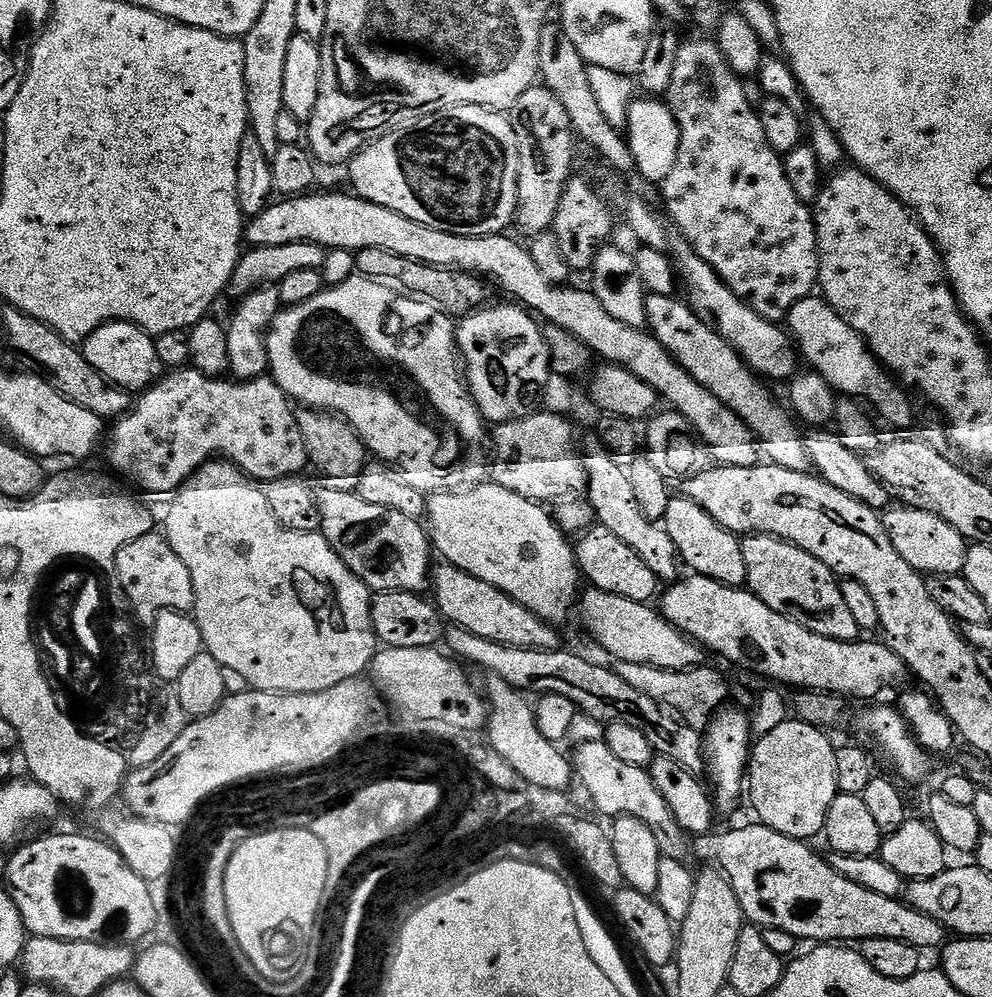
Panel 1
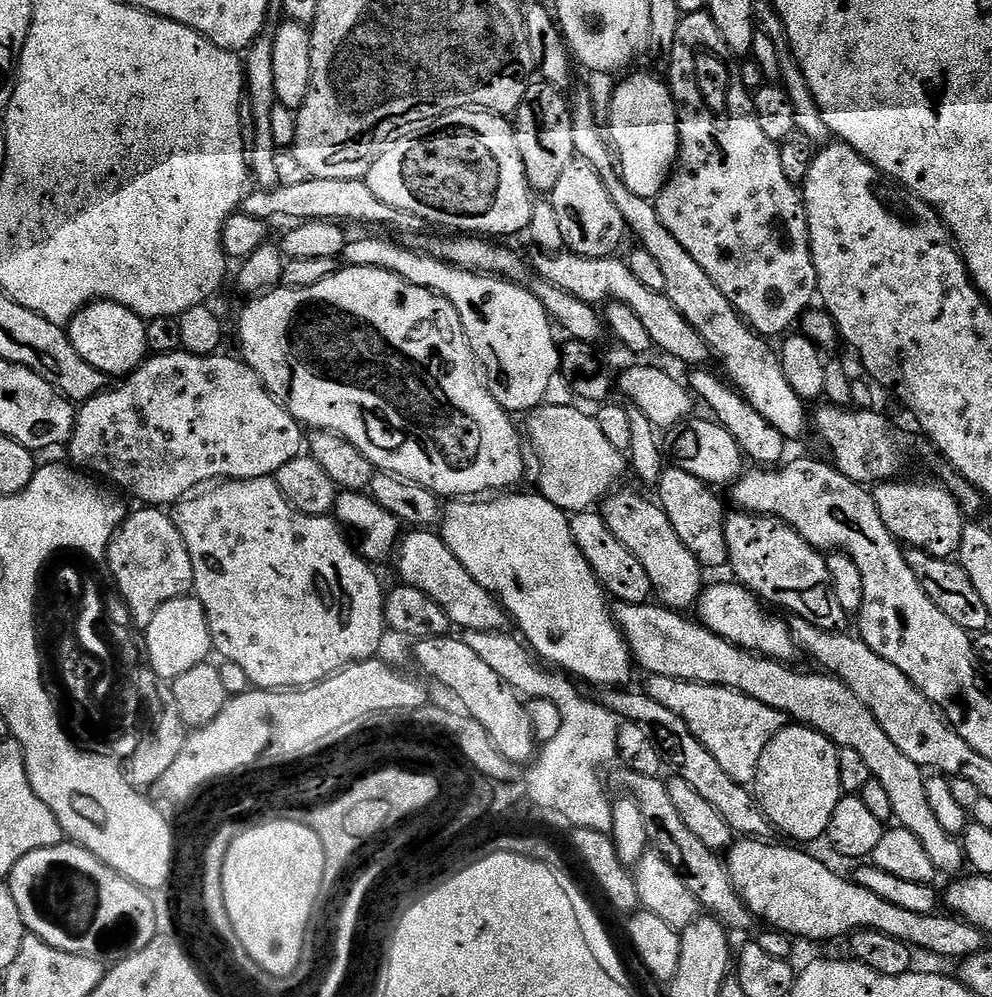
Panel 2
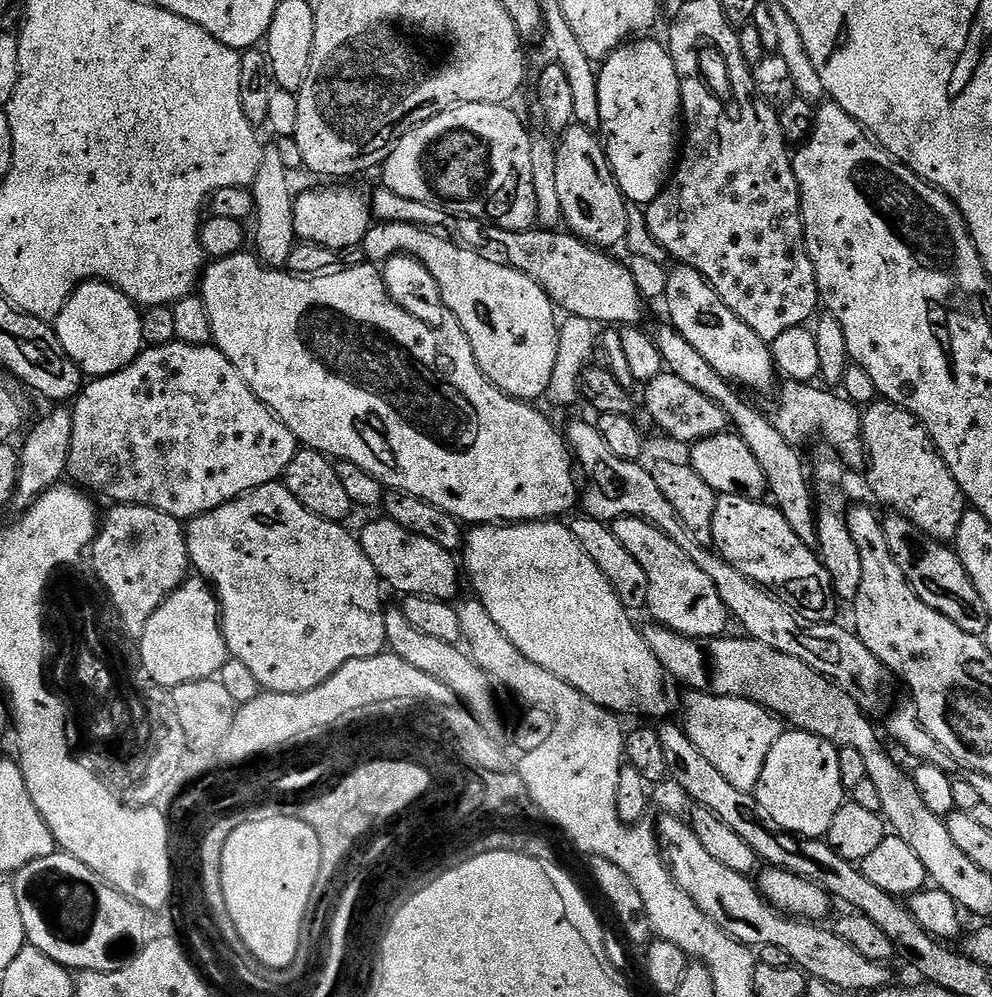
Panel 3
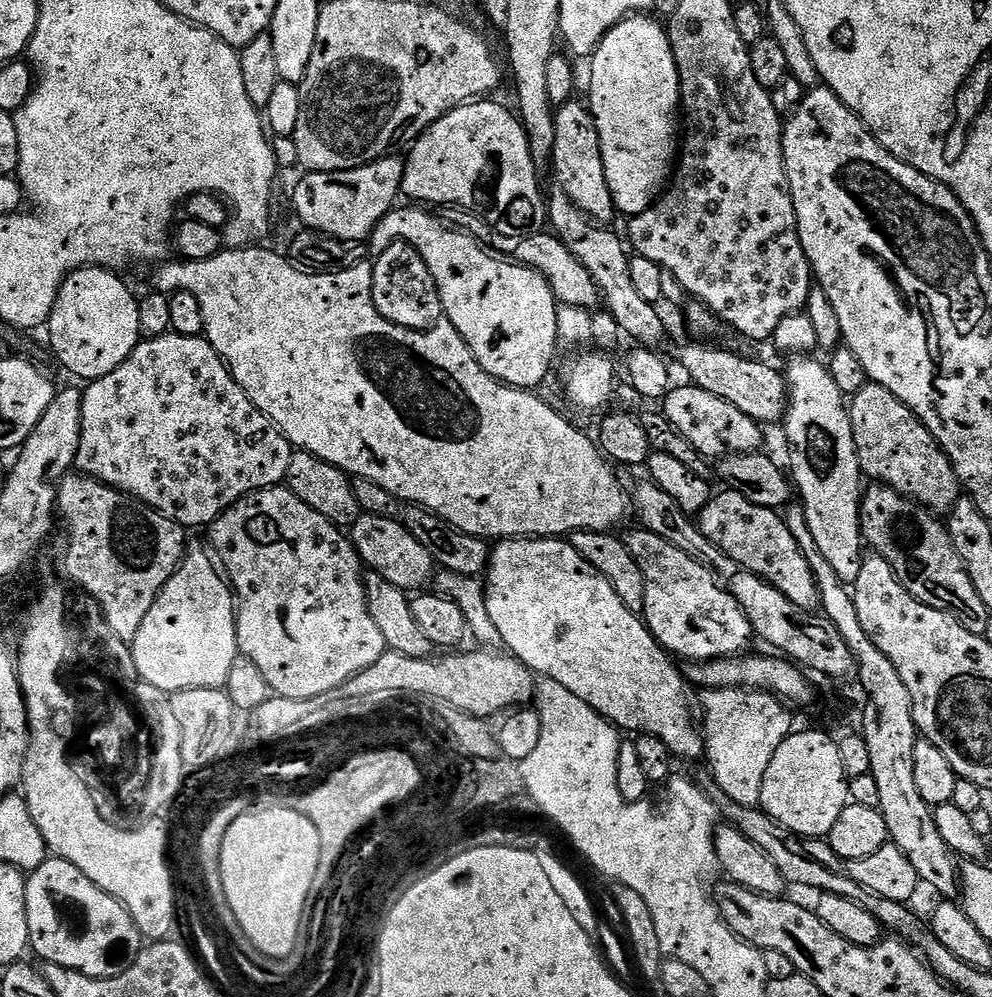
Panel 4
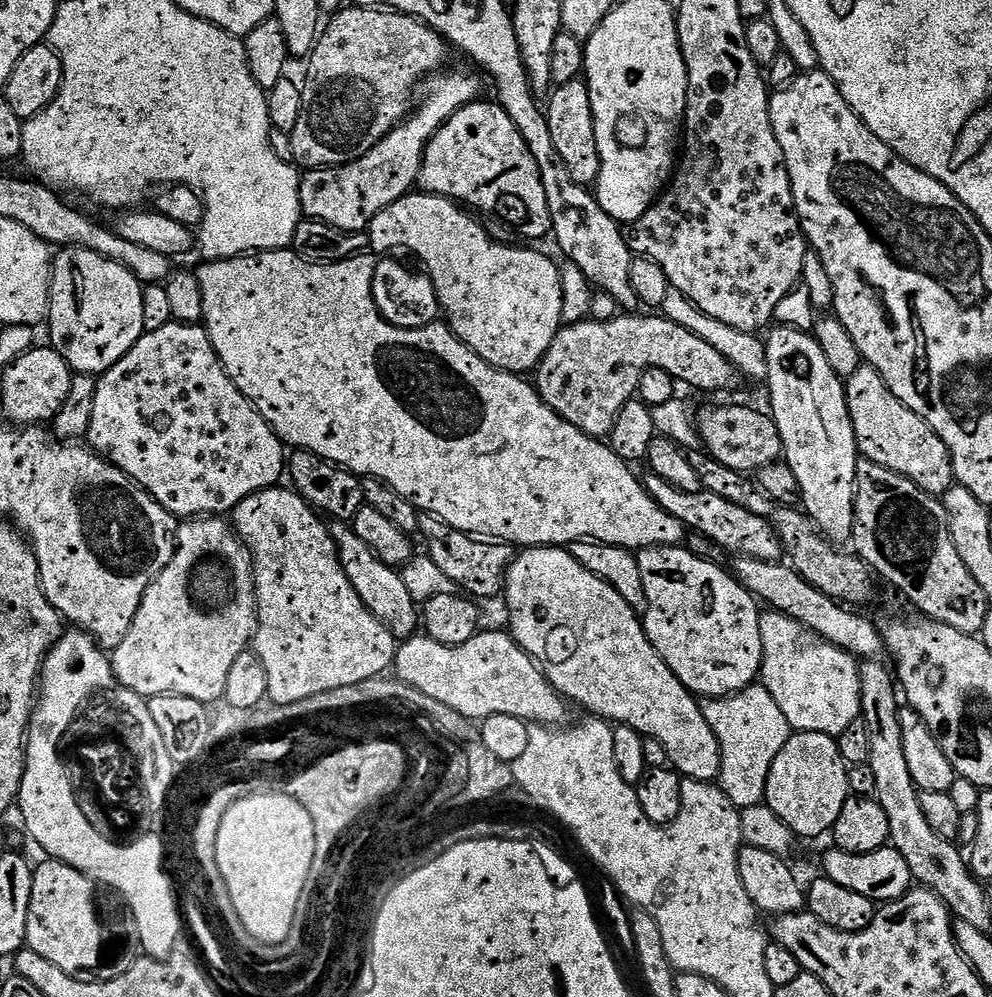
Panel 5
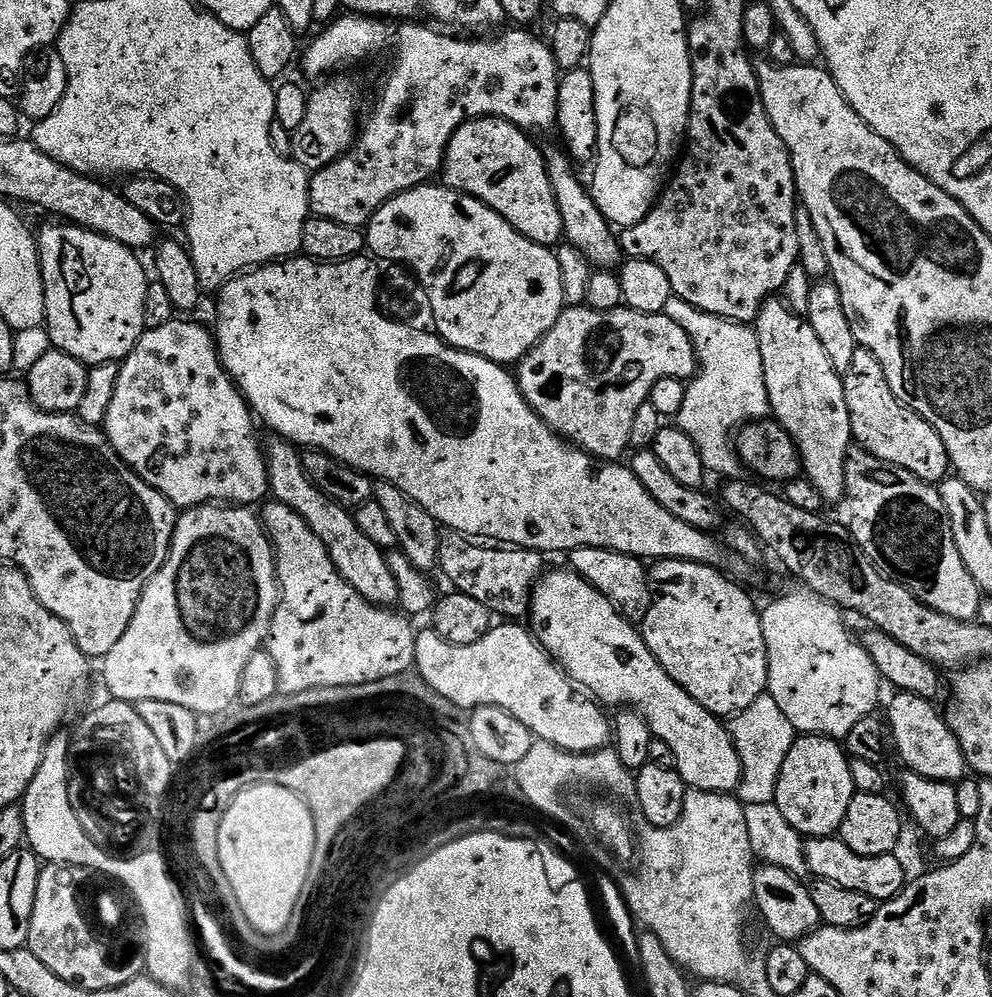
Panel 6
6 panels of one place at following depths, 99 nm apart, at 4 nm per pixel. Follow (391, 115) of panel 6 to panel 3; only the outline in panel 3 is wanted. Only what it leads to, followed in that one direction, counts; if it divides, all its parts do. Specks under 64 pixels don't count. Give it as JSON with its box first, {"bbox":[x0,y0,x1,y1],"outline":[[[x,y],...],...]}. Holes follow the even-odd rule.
{"bbox":[294,182,374,253],"outline":[[[332,182],[329,188],[312,188],[294,199],[294,230],[297,241],[317,244],[335,252],[347,253],[348,248],[359,249],[364,243],[368,229],[374,223],[369,197],[360,188],[351,188],[348,182]]]}

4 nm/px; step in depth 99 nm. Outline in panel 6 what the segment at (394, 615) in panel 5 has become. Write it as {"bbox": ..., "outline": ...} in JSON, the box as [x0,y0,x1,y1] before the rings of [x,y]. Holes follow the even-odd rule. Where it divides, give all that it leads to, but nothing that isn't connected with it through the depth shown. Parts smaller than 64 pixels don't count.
{"bbox":[266,440,399,607],"outline":[[[276,440],[266,450],[269,491],[277,503],[290,506],[311,526],[319,540],[327,547],[335,569],[354,587],[362,598],[376,607],[395,607],[399,601],[399,588],[384,550],[358,528],[355,515],[328,498],[312,482],[302,466],[301,453],[287,441]]]}

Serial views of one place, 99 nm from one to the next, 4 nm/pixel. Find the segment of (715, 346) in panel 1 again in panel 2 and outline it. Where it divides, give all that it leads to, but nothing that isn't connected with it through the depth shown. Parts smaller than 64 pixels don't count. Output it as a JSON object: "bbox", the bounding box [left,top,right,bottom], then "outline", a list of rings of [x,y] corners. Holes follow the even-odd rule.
{"bbox":[530,250,710,366],"outline":[[[565,250],[551,254],[536,254],[536,257],[531,257],[530,264],[539,279],[550,282],[558,290],[564,290],[566,294],[572,294],[574,298],[586,304],[604,306],[609,302],[615,302],[634,310],[634,314],[642,318],[642,326],[646,326],[653,345],[657,349],[661,348],[666,355],[673,356],[684,364],[696,364],[692,366],[704,366],[707,365],[704,363],[710,360],[708,344],[702,338],[702,334],[698,334],[694,326],[690,326],[690,322],[686,322],[686,318],[678,314],[667,294],[646,290],[646,286],[642,286],[642,282],[638,282],[638,278],[630,274],[623,259],[586,258]]]}

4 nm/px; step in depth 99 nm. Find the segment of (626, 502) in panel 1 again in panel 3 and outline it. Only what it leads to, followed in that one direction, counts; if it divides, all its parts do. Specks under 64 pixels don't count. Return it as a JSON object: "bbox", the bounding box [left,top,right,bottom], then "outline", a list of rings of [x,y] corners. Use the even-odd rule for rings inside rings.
{"bbox":[611,517,730,640],"outline":[[[624,517],[611,521],[614,538],[634,554],[638,566],[646,570],[648,583],[648,607],[655,623],[674,630],[683,636],[692,636],[696,640],[710,640],[713,636],[722,636],[729,631],[730,617],[728,607],[718,598],[714,582],[694,566],[694,562],[662,530],[658,530],[647,520]]]}

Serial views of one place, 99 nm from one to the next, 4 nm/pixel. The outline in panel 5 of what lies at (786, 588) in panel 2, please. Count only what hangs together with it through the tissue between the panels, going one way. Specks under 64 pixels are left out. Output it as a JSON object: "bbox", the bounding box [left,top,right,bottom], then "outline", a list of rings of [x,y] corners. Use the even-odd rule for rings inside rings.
{"bbox":[642,471,781,560],"outline":[[[651,471],[643,477],[642,483],[650,498],[654,498],[654,502],[658,502],[658,506],[662,506],[666,514],[670,514],[675,520],[681,520],[685,529],[705,536],[709,542],[716,545],[717,549],[724,551],[725,548],[736,556],[749,556],[759,560],[781,559],[780,539],[772,524],[764,518],[758,518],[756,514],[750,514],[750,510],[742,510],[742,506],[734,506],[734,502],[718,498],[718,494],[710,494],[703,490],[683,492],[670,486],[670,482],[658,478],[658,474]]]}

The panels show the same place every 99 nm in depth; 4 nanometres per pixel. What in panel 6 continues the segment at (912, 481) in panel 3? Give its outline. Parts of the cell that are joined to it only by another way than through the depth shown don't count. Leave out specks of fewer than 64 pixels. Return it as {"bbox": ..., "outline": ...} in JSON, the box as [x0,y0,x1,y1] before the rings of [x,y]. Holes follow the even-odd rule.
{"bbox":[842,347,949,485],"outline":[[[857,347],[850,370],[842,373],[842,379],[846,410],[850,410],[852,439],[859,447],[874,454],[874,458],[882,458],[882,462],[910,470],[910,474],[925,480],[927,484],[939,485],[949,475],[946,446],[942,438],[938,438],[938,430],[934,430],[926,418],[907,408],[896,397],[894,390],[890,390],[886,382],[886,370],[882,370],[882,362],[878,362],[870,350]]]}

